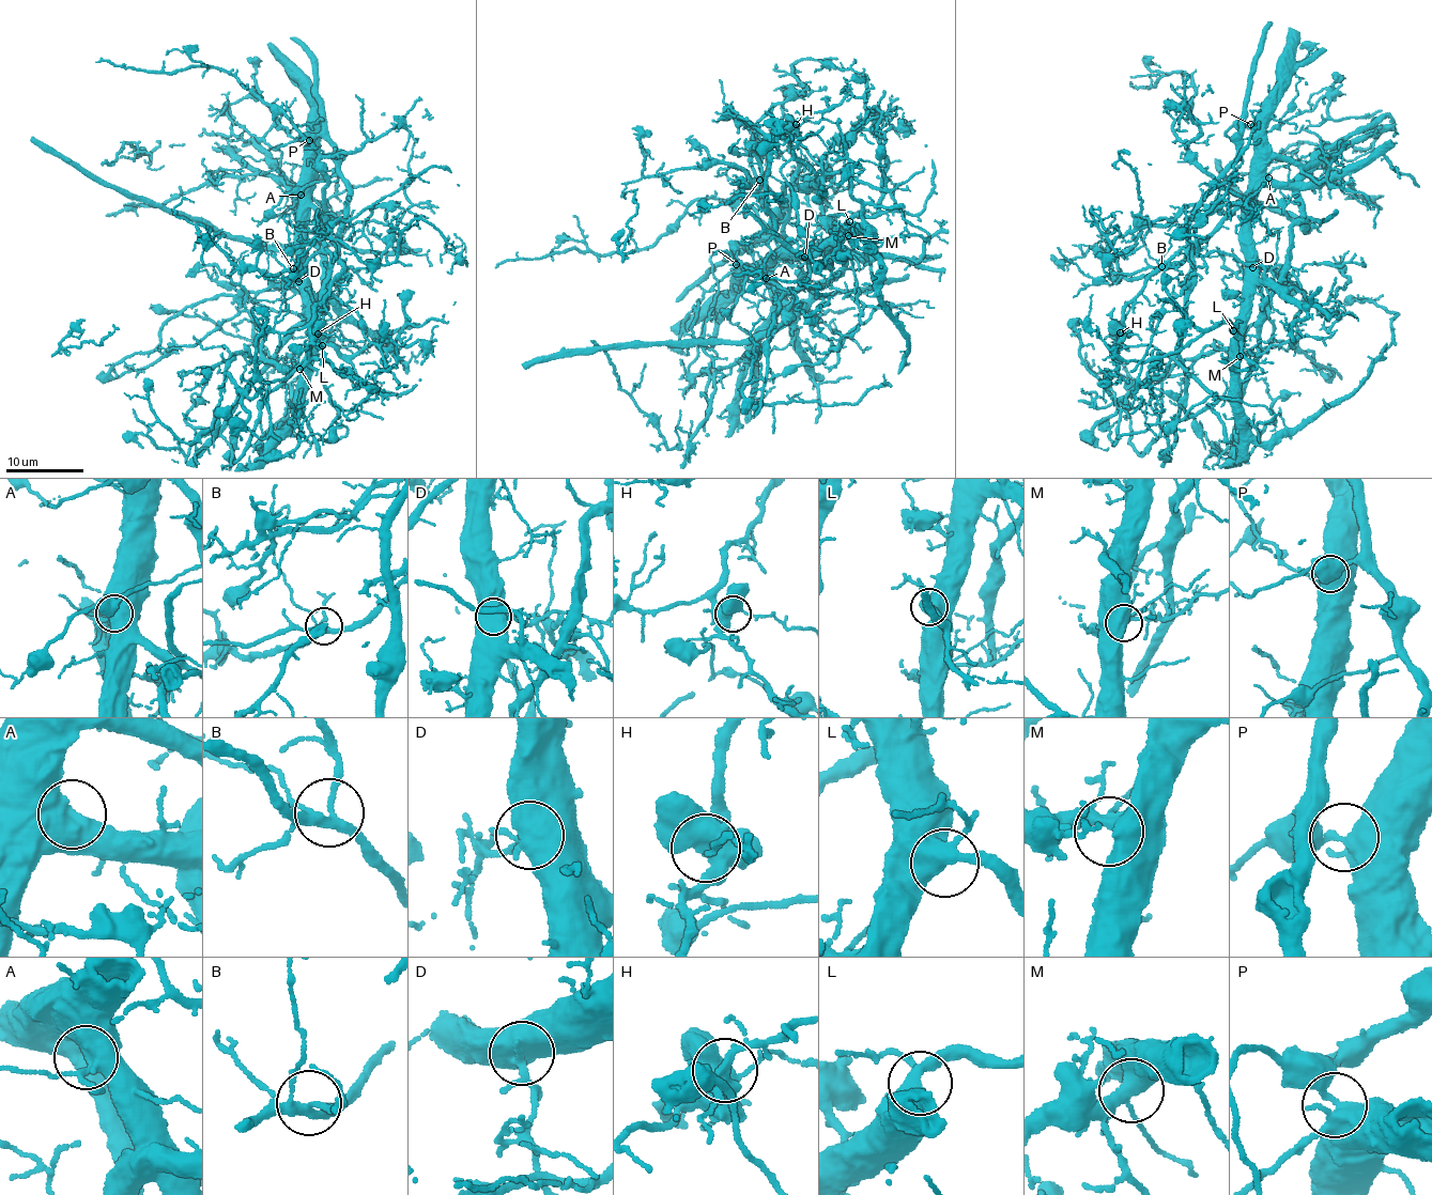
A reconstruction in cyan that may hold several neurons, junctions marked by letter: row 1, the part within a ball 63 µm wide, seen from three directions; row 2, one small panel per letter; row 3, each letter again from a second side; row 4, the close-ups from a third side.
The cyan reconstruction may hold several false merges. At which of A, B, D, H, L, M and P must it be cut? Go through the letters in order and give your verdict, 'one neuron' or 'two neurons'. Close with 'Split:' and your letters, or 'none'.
A: one neuron
B: one neuron
D: two neurons
H: one neuron
L: one neuron
M: one neuron
P: one neuron
Split: D

